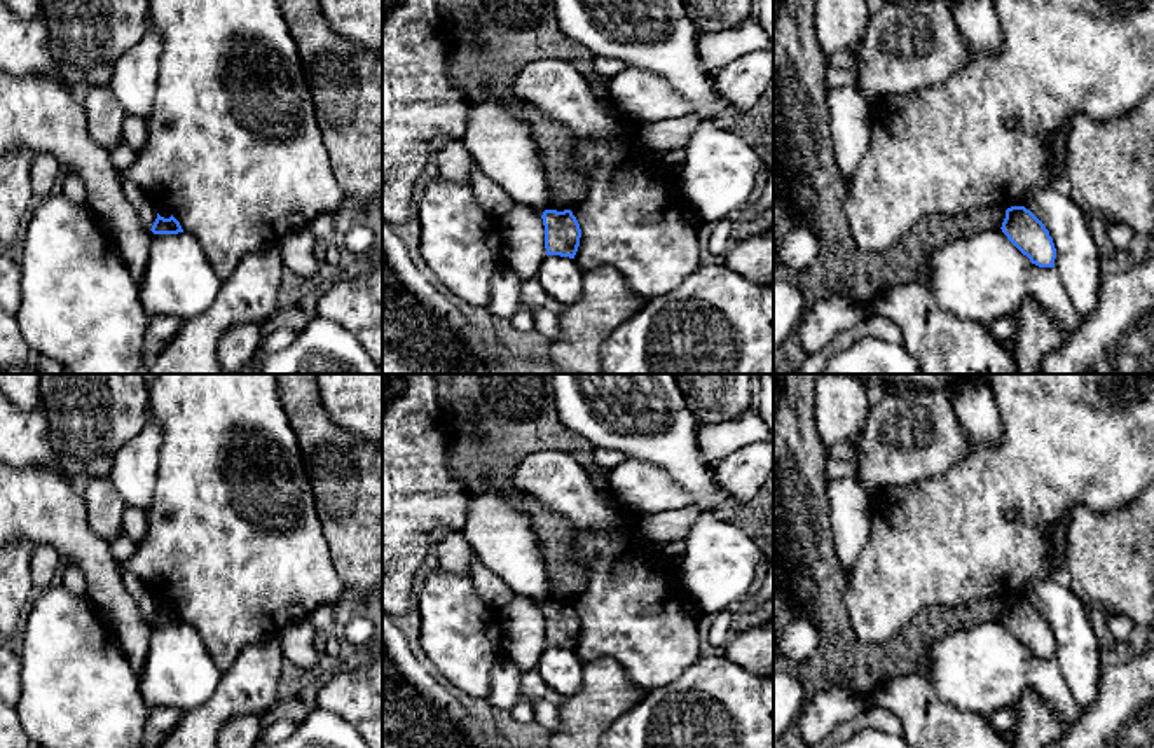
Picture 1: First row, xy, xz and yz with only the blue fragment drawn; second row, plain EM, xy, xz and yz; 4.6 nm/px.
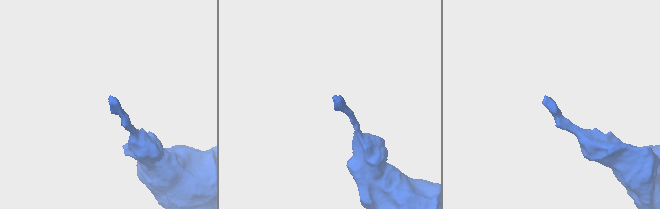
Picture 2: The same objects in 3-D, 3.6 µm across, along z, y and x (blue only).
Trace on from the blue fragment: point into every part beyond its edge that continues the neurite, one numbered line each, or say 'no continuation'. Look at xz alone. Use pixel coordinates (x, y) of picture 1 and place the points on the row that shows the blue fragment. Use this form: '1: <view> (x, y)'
no continuation

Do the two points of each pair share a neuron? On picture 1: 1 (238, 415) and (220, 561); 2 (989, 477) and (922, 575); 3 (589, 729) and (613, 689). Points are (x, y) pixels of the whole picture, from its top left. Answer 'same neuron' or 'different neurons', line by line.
1: same neuron
2: same neuron
3: same neuron

